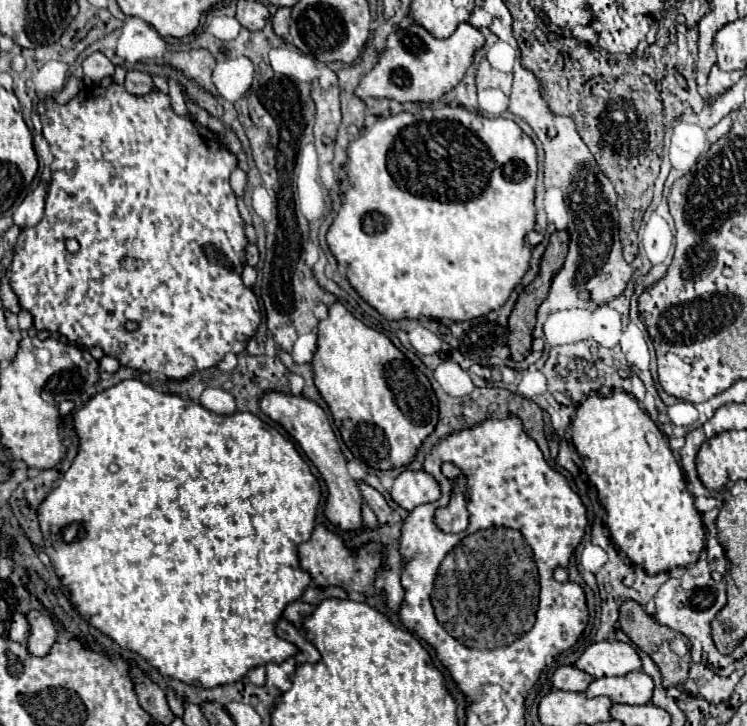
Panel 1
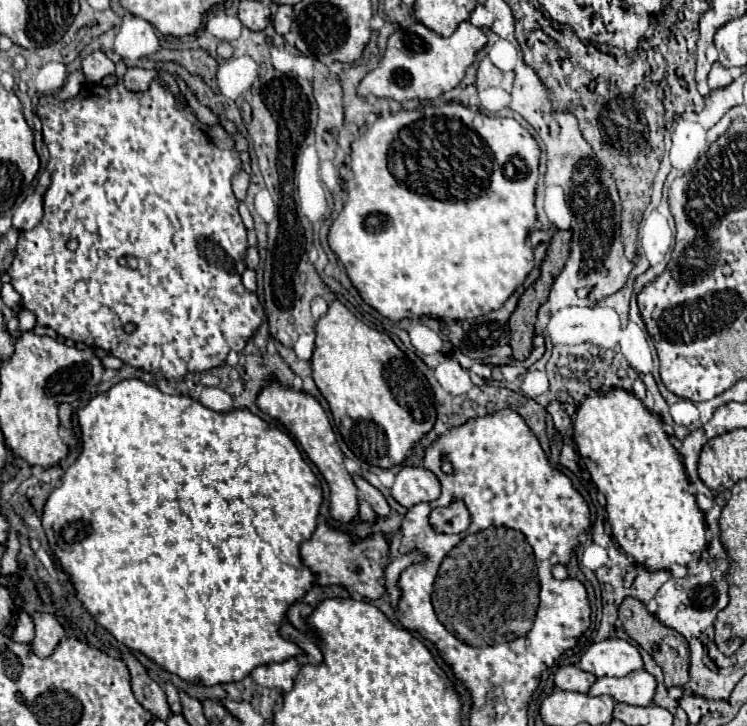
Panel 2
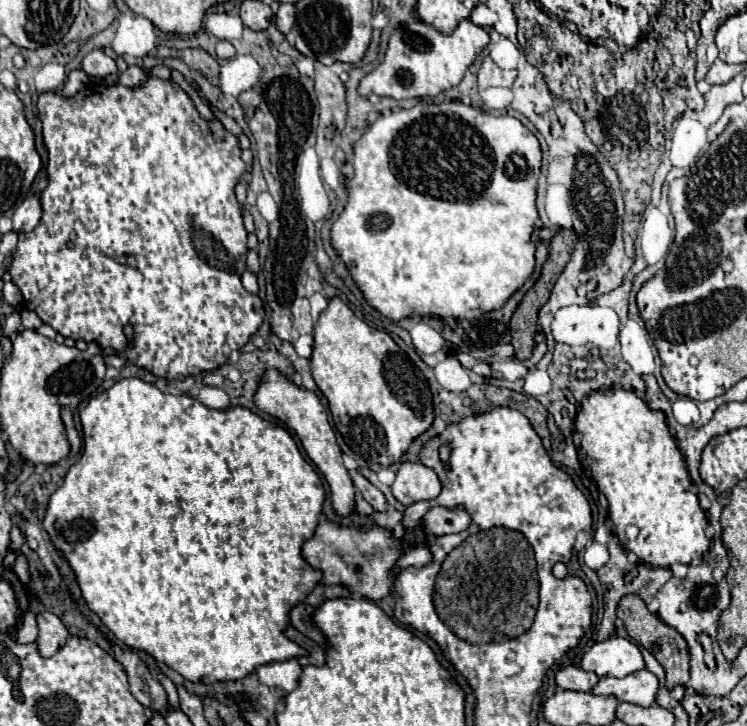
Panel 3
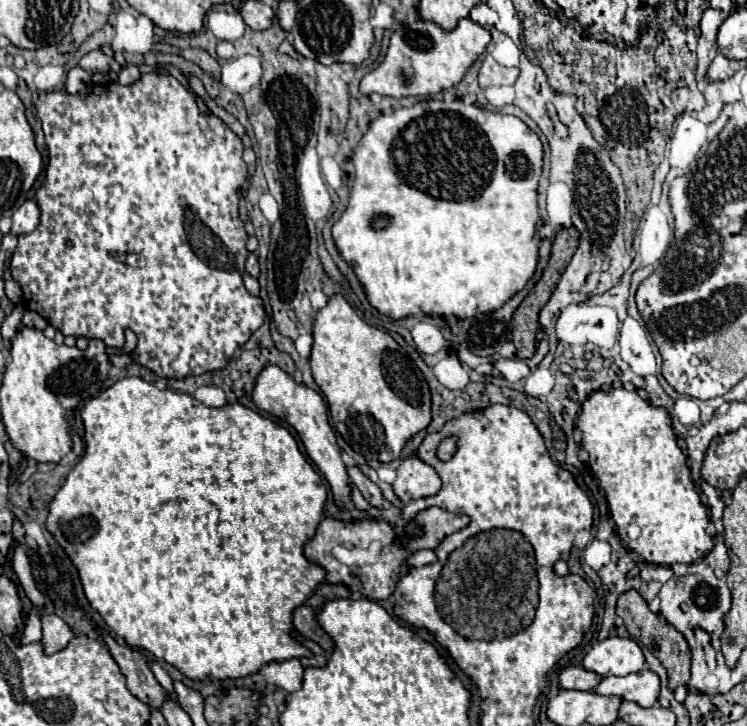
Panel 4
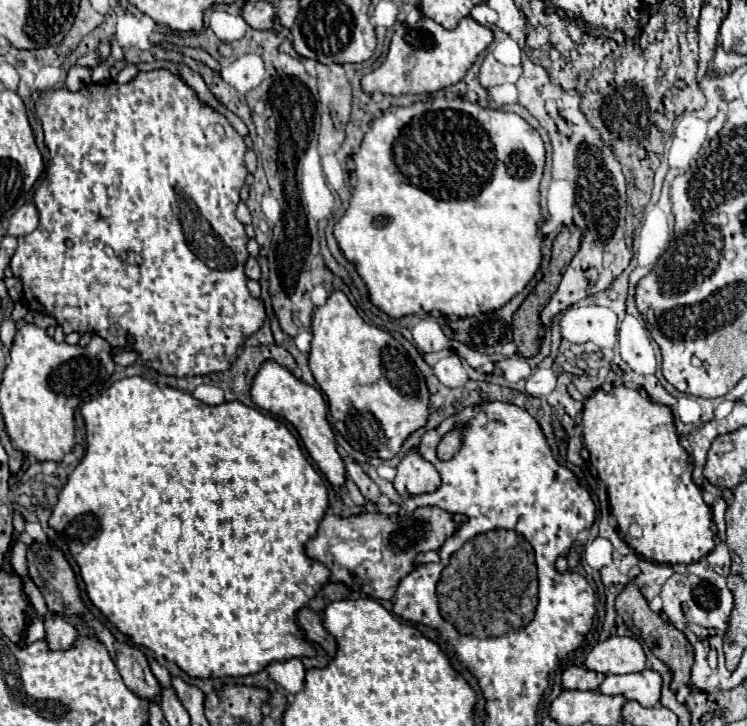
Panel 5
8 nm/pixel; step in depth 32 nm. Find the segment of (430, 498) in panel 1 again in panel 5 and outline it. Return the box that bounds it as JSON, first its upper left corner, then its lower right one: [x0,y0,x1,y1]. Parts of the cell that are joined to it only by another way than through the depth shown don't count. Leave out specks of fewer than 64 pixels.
[392,450,440,498]

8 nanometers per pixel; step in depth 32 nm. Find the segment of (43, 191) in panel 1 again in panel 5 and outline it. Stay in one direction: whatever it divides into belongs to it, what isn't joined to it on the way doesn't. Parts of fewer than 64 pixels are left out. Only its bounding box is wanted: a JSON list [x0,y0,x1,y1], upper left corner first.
[8,202,38,236]

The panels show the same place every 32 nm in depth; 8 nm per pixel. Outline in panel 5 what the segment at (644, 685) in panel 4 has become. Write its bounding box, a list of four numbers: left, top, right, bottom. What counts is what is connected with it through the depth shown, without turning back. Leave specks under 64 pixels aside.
[598,668,662,708]

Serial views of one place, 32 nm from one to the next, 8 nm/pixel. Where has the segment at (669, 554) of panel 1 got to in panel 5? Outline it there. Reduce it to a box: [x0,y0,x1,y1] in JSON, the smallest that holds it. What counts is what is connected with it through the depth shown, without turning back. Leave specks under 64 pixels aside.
[582,386,714,564]

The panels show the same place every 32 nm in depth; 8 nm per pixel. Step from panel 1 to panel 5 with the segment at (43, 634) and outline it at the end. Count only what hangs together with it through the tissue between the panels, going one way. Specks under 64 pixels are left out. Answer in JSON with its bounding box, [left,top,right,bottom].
[44,614,76,650]

